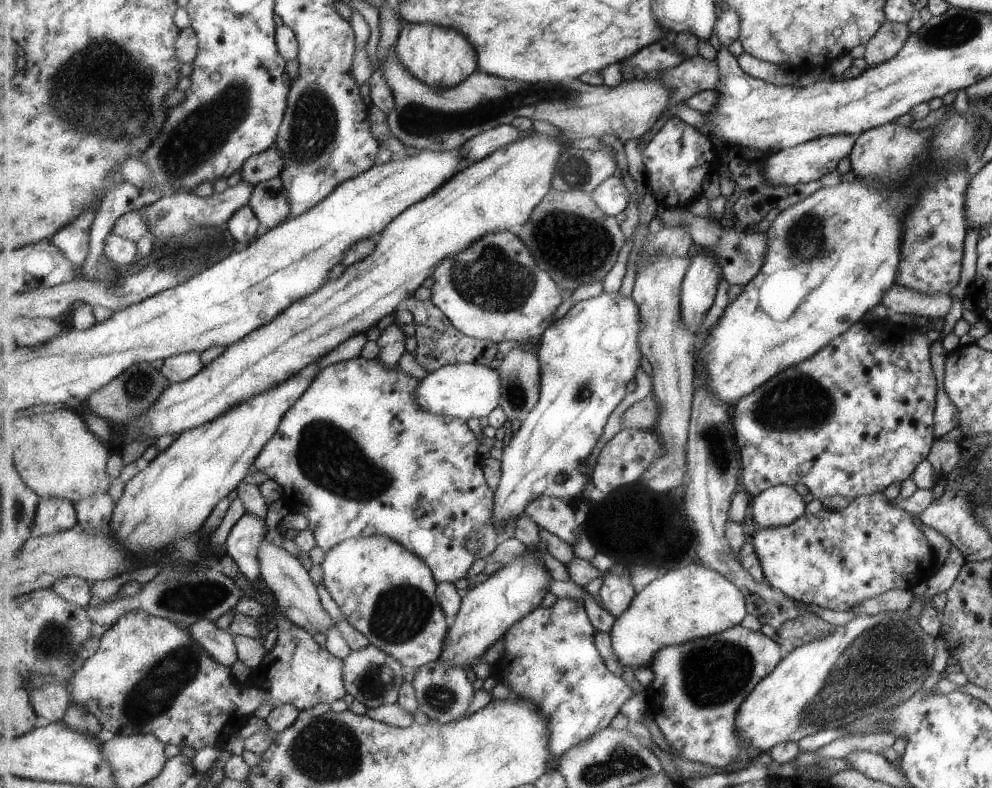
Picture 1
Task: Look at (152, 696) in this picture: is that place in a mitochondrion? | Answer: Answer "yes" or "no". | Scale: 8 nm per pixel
yes

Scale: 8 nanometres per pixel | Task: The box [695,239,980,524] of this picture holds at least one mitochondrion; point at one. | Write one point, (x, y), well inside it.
(786, 403)

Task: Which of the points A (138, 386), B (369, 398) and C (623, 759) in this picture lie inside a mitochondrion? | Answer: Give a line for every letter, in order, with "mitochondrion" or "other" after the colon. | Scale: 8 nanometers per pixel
A: mitochondrion
B: other
C: mitochondrion

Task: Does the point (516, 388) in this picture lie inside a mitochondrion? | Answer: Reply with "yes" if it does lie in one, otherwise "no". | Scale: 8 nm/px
yes

